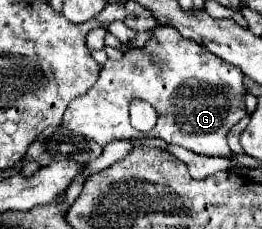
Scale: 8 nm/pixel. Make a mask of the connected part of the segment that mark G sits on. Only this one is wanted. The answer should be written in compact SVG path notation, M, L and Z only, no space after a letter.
M159 27L149 35L145 47L133 49L125 53L119 61L107 61L97 83L93 89L89 89L85 95L73 99L67 105L65 117L63 117L63 127L71 129L87 139L97 141L99 145L107 145L119 139L129 139L131 137L131 123L129 123L129 103L133 99L143 99L149 101L155 111L157 111L157 125L139 137L157 137L163 139L165 143L181 145L197 155L207 155L207 157L233 157L233 151L227 145L227 133L235 123L239 123L245 115L245 83L243 83L243 73L235 69L233 65L227 65L225 61L219 61L213 53L207 53L199 43L181 39L179 33L175 33L171 27Z

